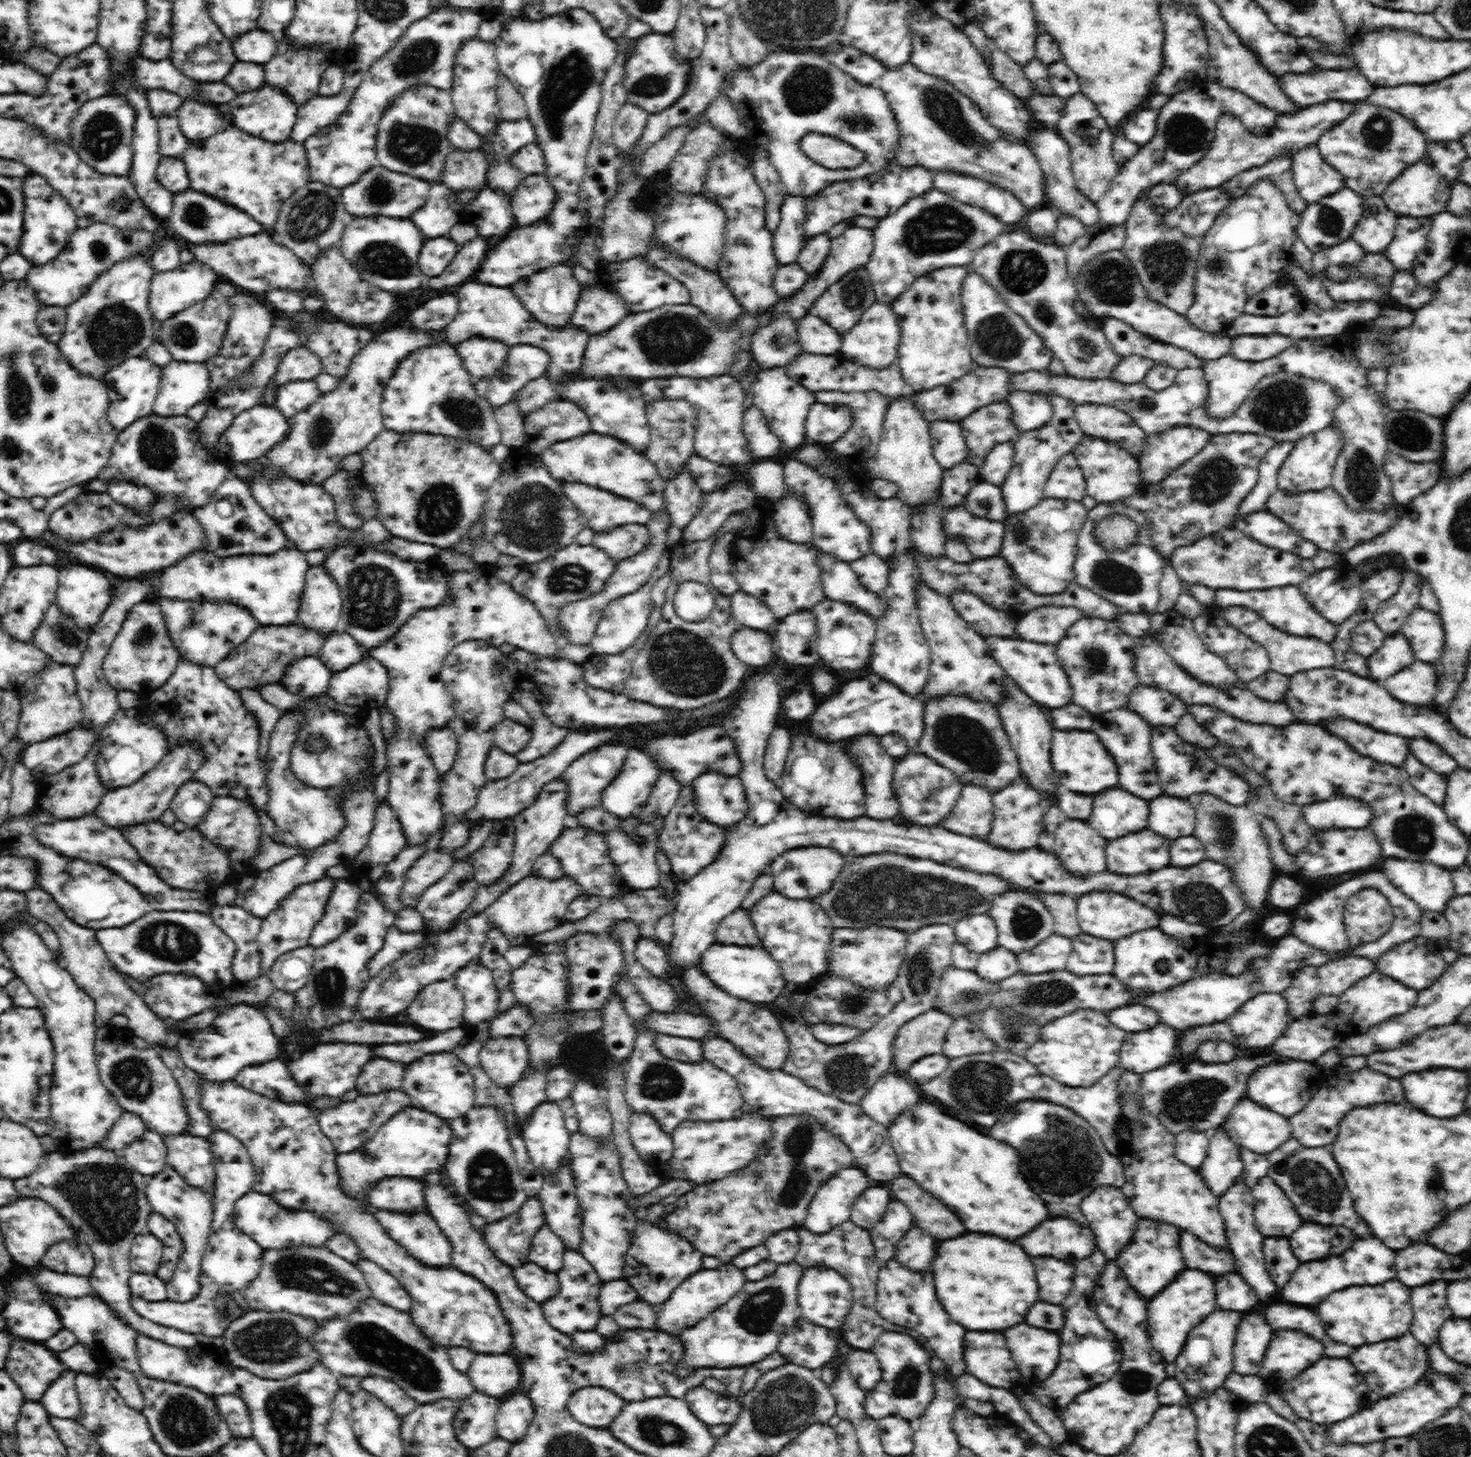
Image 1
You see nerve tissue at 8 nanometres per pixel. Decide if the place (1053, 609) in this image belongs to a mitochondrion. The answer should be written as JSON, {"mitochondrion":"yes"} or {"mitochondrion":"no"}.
{"mitochondrion":"no"}

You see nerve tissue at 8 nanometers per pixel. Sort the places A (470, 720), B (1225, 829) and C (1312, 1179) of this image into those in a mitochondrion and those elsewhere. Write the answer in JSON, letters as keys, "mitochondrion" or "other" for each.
{"A":"mitochondrion","B":"mitochondrion","C":"mitochondrion"}

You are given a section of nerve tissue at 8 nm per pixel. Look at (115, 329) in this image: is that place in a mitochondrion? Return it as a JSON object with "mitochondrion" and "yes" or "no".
{"mitochondrion":"yes"}

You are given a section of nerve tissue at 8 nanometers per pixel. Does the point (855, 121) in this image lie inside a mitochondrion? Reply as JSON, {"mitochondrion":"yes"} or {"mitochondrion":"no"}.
{"mitochondrion":"yes"}

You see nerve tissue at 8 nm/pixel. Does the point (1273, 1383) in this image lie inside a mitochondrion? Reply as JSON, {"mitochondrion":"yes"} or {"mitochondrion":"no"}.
{"mitochondrion":"no"}

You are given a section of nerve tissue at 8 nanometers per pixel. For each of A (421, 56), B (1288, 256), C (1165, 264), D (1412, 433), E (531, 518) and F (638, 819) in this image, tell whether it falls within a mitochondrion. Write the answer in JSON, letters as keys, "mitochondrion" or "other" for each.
{"A":"mitochondrion","B":"other","C":"mitochondrion","D":"mitochondrion","E":"mitochondrion","F":"other"}

